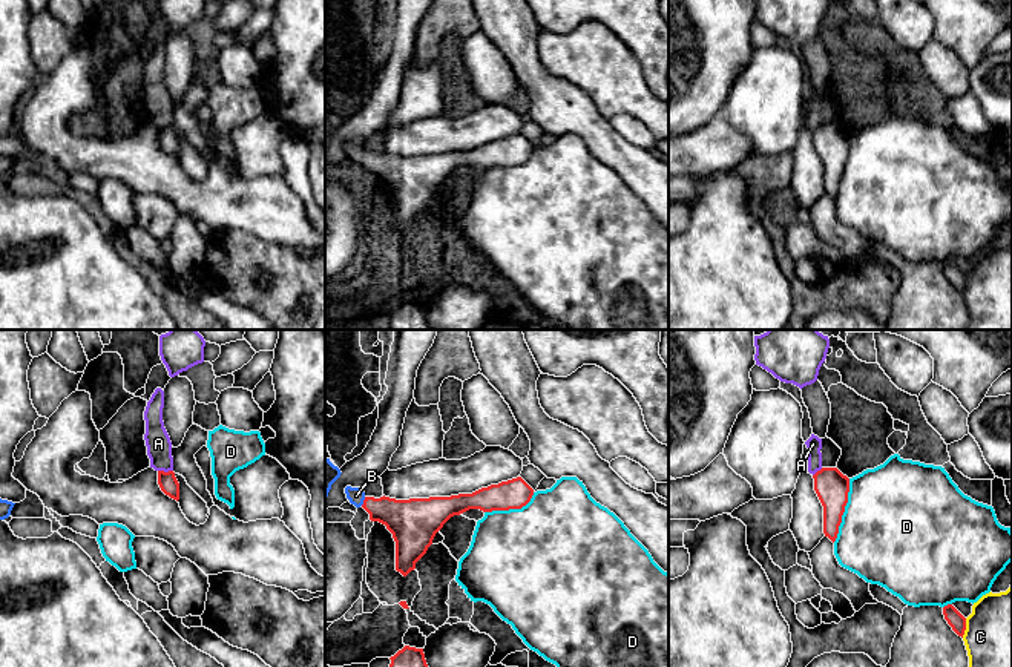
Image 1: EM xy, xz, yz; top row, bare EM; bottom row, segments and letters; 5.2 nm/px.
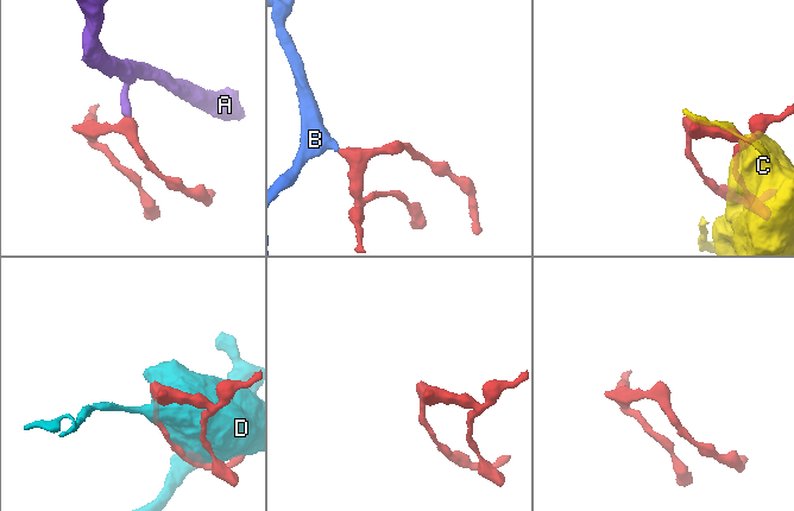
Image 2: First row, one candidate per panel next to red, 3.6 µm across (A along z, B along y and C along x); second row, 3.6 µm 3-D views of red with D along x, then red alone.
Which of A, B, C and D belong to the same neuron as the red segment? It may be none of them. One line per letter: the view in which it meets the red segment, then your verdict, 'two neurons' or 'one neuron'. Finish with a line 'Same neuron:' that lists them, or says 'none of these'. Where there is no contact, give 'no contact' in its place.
A: xy | two neurons
B: xz | one neuron
C: yz | two neurons
D: yz | two neurons
Same neuron: B

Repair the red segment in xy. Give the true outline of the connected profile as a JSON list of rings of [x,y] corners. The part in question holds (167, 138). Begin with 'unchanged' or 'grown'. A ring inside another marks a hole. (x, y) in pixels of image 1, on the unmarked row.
unchanged; [[[158,127],[158,141],[161,147],[173,156],[179,156],[179,140],[173,127]]]

